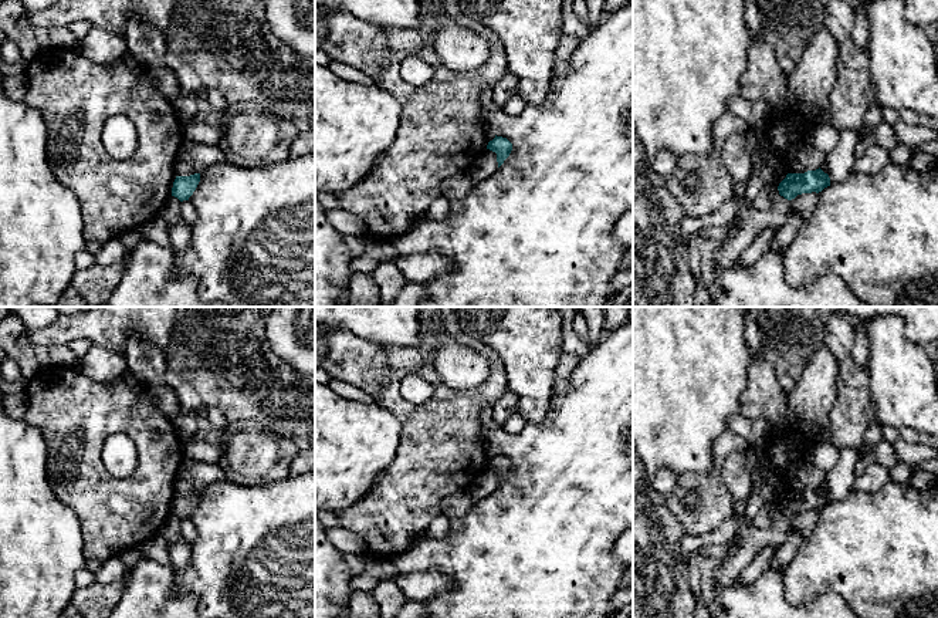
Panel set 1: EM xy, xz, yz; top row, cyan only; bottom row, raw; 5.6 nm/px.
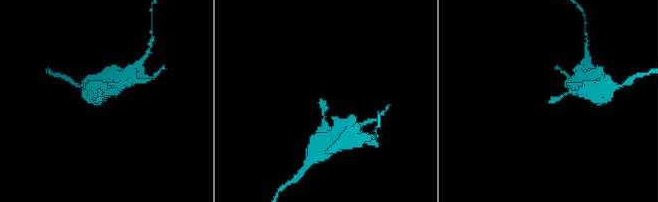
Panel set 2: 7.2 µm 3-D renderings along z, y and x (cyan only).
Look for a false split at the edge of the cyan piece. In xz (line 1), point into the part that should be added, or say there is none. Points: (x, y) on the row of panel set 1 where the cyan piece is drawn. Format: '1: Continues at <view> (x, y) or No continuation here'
1: No continuation here

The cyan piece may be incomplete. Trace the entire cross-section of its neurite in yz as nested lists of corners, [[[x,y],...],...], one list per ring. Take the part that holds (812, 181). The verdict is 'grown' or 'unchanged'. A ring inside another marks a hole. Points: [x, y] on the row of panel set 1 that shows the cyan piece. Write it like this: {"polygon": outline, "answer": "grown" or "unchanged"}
{"polygon": [[[819,168],[805,173],[788,173],[779,183],[778,190],[780,196],[792,200],[802,193],[819,193],[827,186],[830,186],[830,178]]], "answer": "unchanged"}

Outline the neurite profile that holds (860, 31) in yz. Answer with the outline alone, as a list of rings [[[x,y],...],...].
[[[856,9],[856,23],[851,38],[857,48],[867,48],[868,44],[868,21],[863,9]]]

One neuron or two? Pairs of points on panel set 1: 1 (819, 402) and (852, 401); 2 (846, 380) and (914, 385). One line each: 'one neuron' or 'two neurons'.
1: two neurons
2: two neurons

